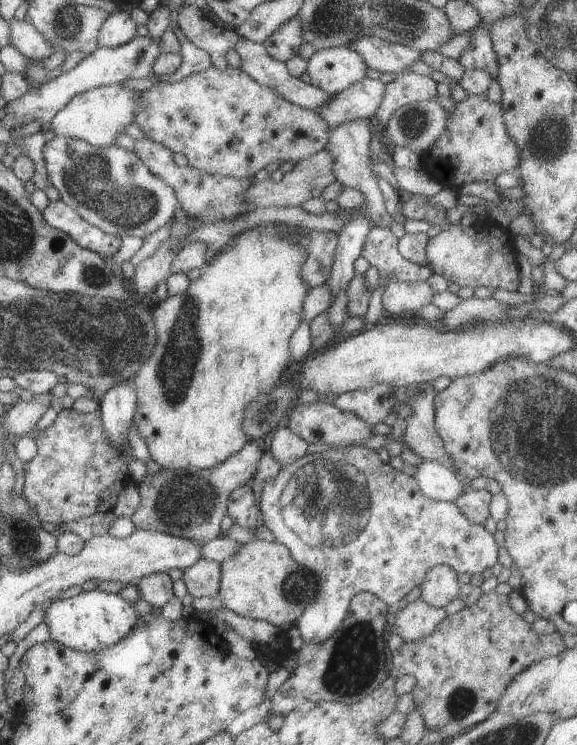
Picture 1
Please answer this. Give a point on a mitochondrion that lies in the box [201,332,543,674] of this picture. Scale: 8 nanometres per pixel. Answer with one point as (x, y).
(328, 500)

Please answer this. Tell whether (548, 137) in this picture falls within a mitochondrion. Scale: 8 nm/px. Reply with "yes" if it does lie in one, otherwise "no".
yes

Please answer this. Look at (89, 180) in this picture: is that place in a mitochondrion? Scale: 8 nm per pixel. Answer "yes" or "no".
yes

